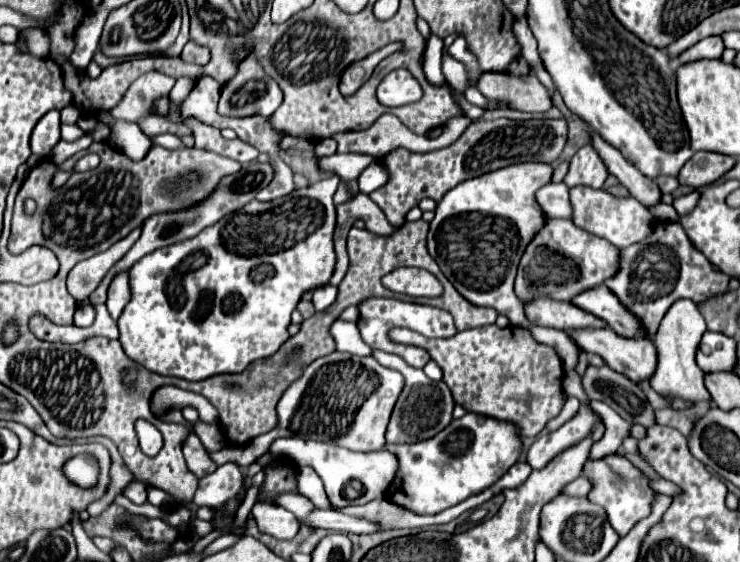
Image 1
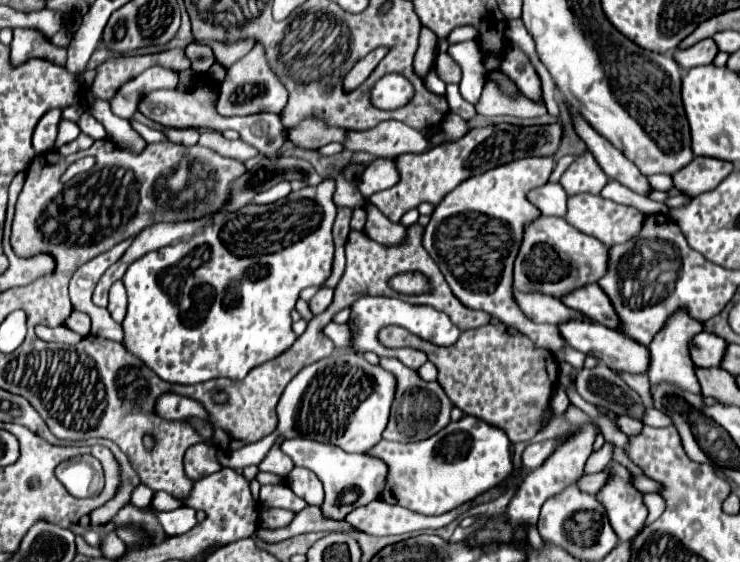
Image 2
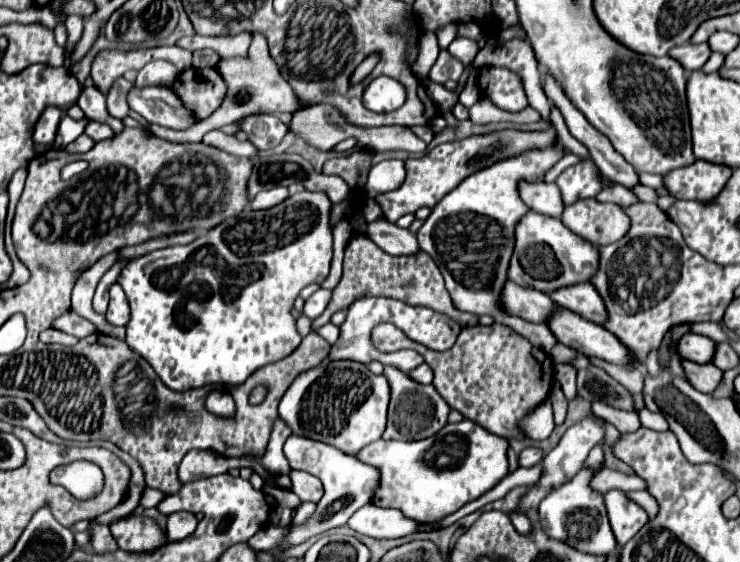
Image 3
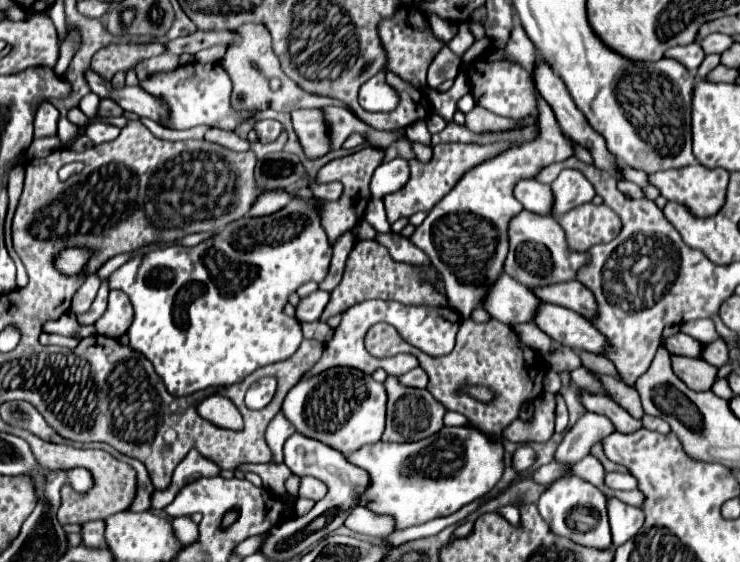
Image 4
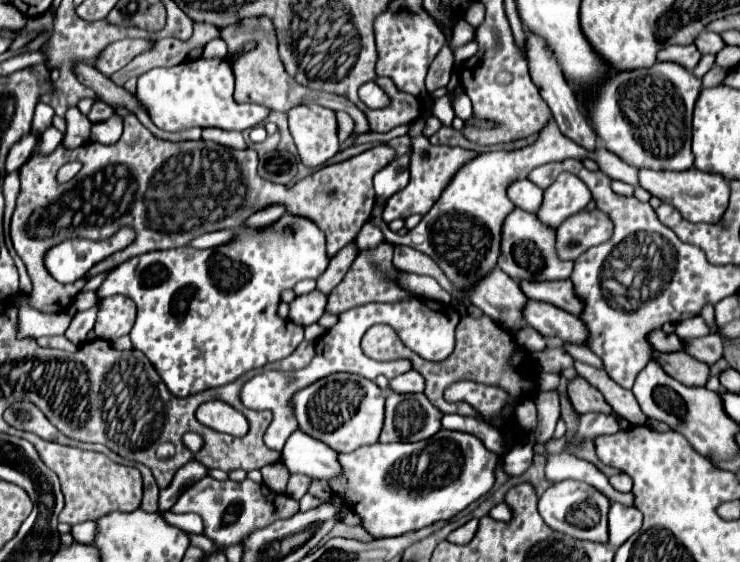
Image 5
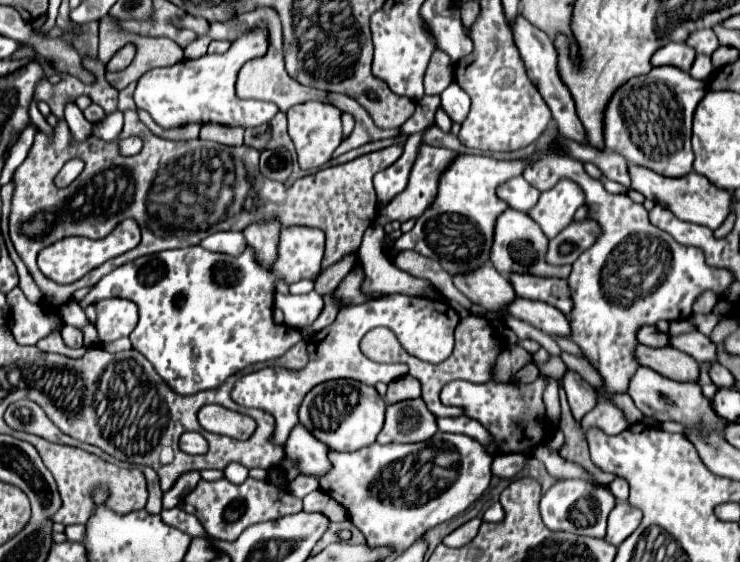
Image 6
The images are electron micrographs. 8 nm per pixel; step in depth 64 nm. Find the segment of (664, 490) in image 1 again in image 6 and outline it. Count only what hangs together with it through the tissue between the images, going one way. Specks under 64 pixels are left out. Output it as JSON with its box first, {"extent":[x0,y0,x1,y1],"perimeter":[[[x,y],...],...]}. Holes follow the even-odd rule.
{"extent":[610,478,628,500],"perimeter":[[[614,478],[610,482],[610,492],[616,496],[616,500],[626,500],[628,498],[628,482],[620,480],[620,478]]]}

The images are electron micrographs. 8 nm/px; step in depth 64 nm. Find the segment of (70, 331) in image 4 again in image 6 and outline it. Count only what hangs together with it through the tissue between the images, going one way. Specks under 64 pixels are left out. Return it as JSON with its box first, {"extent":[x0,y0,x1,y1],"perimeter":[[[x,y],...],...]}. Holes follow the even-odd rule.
{"extent":[6,288,64,344],"perimeter":[[[20,288],[6,294],[12,310],[11,330],[18,344],[36,344],[40,338],[64,326],[60,316],[48,315],[40,305],[28,302]]]}

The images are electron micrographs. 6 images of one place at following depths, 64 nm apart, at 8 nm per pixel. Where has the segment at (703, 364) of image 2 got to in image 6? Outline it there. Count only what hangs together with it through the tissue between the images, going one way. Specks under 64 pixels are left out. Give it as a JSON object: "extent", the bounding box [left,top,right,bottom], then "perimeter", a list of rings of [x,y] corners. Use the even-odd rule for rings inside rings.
{"extent":[638,326,670,348],"perimeter":[[[644,326],[644,328],[640,328],[638,340],[640,340],[640,344],[650,346],[650,348],[666,348],[666,346],[670,346],[670,334],[662,334],[662,332],[660,332],[658,328],[654,328],[654,326]]]}

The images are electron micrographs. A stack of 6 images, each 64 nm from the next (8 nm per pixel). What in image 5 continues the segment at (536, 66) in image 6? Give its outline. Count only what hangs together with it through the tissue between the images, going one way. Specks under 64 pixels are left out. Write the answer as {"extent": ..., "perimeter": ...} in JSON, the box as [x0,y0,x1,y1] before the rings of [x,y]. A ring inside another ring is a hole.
{"extent":[526,34,596,152],"perimeter":[[[528,34],[528,52],[526,52],[526,58],[528,58],[528,66],[530,66],[530,76],[532,76],[532,82],[538,86],[540,90],[540,96],[544,98],[544,102],[548,104],[558,128],[562,130],[564,136],[568,136],[570,140],[574,140],[576,144],[580,144],[582,148],[588,148],[588,152],[594,152],[596,150],[596,132],[592,130],[590,122],[586,120],[586,116],[582,114],[580,106],[576,104],[576,96],[572,92],[572,88],[568,86],[568,82],[564,80],[562,72],[560,72],[560,66],[556,64],[556,58],[552,56],[552,52],[548,52],[544,40],[540,36],[534,36],[534,34]]]}

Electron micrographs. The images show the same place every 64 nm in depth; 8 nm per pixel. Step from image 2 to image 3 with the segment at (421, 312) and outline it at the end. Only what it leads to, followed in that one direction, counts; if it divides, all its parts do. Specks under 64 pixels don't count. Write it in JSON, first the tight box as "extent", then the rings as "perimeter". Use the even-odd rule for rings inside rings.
{"extent":[328,298,460,372],"perimeter":[[[360,298],[356,300],[348,310],[348,316],[344,320],[344,324],[340,326],[342,334],[340,334],[340,340],[332,346],[328,358],[330,360],[358,360],[362,364],[368,364],[370,360],[380,360],[382,364],[392,364],[404,372],[410,372],[414,370],[416,366],[420,366],[424,362],[424,358],[414,352],[414,350],[400,350],[400,352],[394,352],[394,354],[382,354],[382,352],[376,352],[376,348],[372,348],[372,328],[376,328],[376,324],[382,324],[382,322],[390,322],[394,326],[398,326],[406,336],[410,336],[412,340],[432,348],[432,350],[448,350],[454,346],[458,334],[460,334],[460,326],[448,318],[446,314],[440,314],[436,310],[430,310],[430,308],[424,308],[424,306],[408,306],[400,300],[392,300],[392,298]]]}

